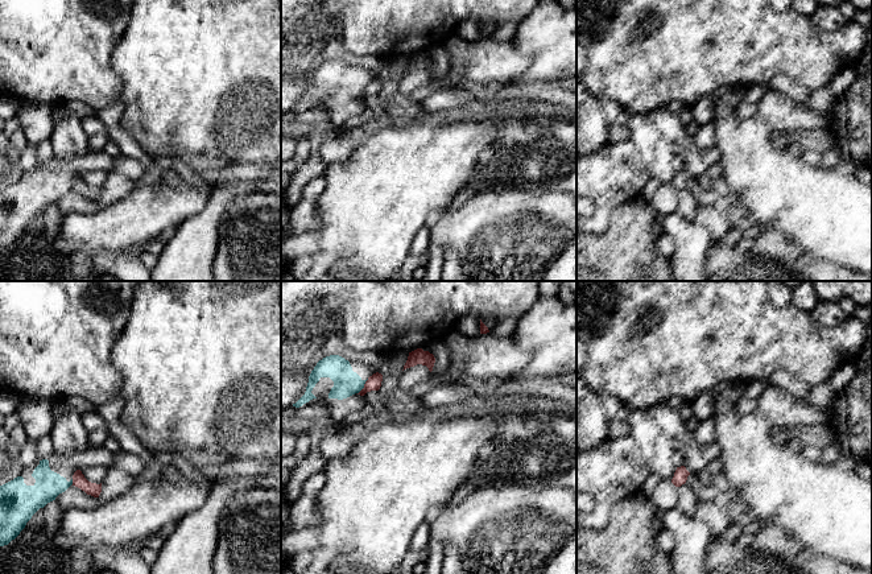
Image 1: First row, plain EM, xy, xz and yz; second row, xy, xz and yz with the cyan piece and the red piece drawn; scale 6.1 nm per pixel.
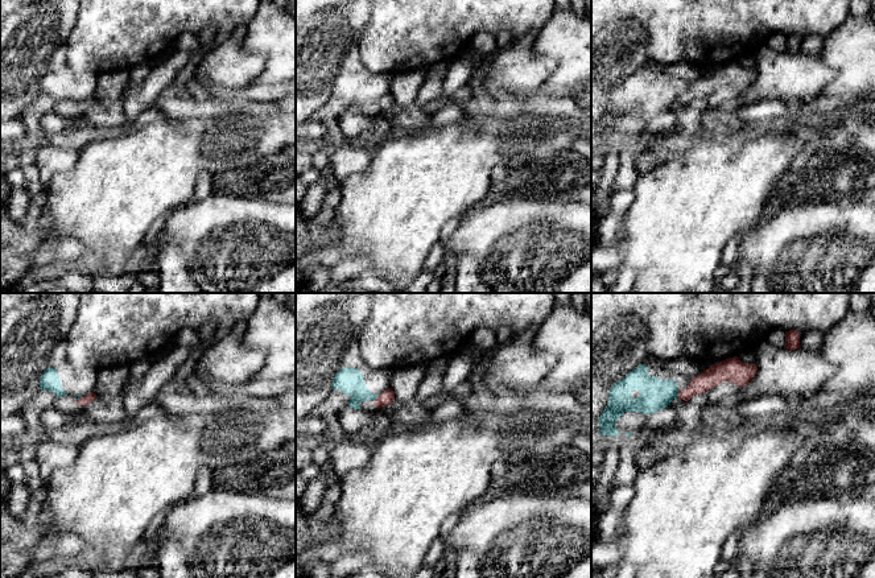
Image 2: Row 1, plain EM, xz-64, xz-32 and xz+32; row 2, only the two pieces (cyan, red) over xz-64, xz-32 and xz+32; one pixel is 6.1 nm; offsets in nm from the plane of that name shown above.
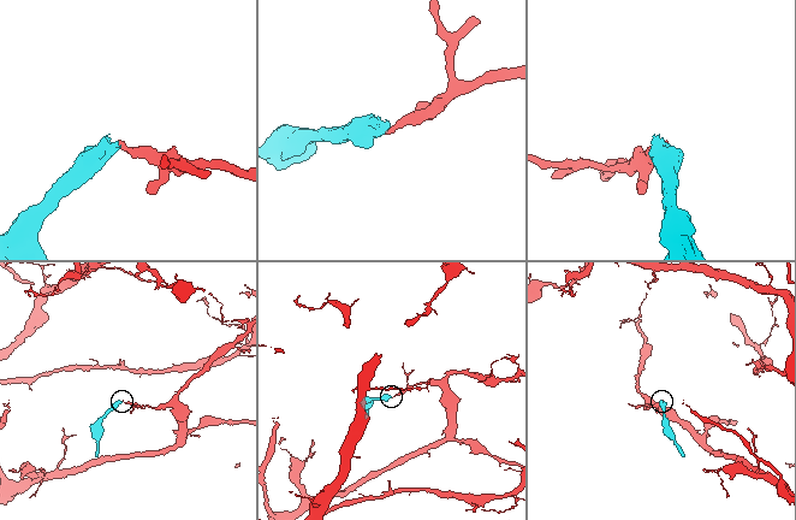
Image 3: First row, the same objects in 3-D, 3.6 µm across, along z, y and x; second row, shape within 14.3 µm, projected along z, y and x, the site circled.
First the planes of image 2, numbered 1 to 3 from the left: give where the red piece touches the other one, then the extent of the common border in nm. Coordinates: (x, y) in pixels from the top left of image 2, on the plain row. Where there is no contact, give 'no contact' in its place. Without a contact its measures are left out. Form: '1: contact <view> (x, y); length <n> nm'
1: contact xz-64 (79, 100); length 40 nm
2: contact xz-32 (376, 100); length 50 nm
3: contact xz+32 (676, 99); length 30 nm

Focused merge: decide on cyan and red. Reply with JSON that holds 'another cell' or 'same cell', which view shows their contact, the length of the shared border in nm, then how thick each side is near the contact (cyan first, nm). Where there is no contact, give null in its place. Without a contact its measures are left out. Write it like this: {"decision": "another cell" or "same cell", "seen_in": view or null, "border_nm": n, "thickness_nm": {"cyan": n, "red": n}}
{"decision": "another cell", "seen_in": "xz", "border_nm": 120, "thickness_nm": {"cyan": 160, "red": 90}}

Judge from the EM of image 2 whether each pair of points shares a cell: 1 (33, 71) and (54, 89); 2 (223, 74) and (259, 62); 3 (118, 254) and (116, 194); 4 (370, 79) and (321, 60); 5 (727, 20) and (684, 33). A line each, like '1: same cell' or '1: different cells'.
1: different cells
2: same cell
3: same cell
4: different cells
5: same cell

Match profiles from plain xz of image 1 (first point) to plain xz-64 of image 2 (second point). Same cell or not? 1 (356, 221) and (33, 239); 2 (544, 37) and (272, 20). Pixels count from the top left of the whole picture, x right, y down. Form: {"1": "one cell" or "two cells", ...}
{"1": "two cells", "2": "one cell"}

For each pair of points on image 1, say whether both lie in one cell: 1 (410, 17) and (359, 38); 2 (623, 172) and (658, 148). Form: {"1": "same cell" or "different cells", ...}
{"1": "same cell", "2": "different cells"}

